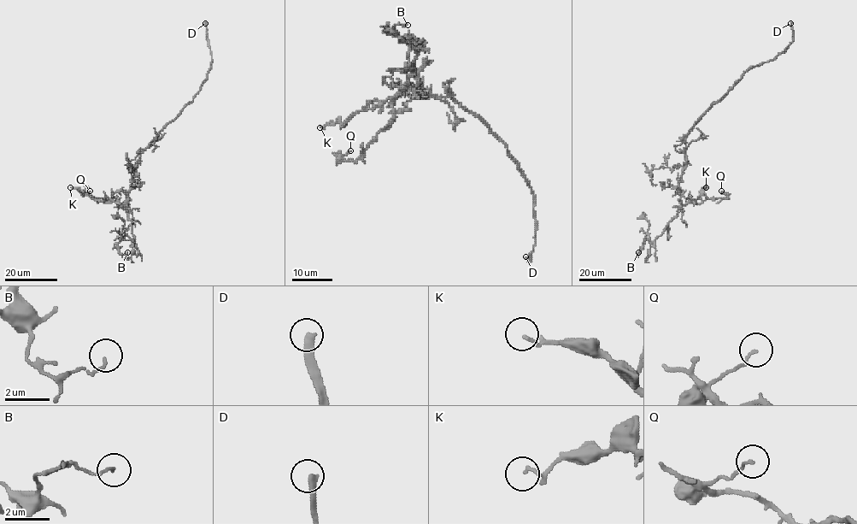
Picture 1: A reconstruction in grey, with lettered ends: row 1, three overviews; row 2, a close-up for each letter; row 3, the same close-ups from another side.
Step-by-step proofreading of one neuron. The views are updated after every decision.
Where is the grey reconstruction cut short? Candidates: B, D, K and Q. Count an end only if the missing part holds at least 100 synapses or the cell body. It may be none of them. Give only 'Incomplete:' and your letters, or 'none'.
Incomplete: D

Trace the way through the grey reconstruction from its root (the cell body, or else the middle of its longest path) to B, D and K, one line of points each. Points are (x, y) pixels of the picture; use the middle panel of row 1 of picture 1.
B: (451, 97), (423, 96), (413, 86), (404, 90), (417, 42), (391, 31), (407, 25)
D: (451, 97), (486, 124), (506, 145), (528, 180), (534, 193), (536, 232), (531, 259), (525, 256)
K: (451, 97), (423, 96), (411, 86), (371, 108), (355, 112), (344, 122), (319, 127)

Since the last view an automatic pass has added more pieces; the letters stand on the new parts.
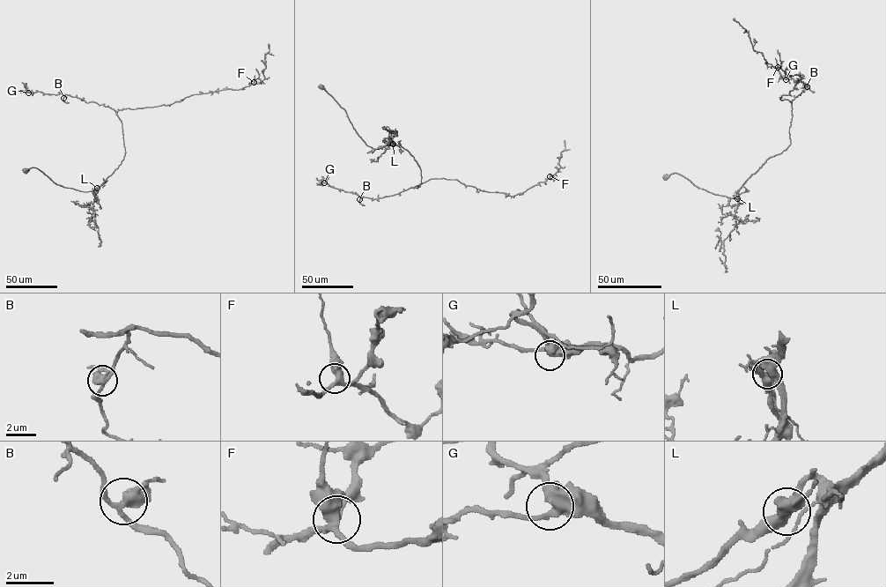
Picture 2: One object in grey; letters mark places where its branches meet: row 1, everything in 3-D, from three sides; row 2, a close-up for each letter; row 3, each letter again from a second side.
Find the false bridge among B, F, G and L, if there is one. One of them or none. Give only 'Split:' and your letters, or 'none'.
Split: none

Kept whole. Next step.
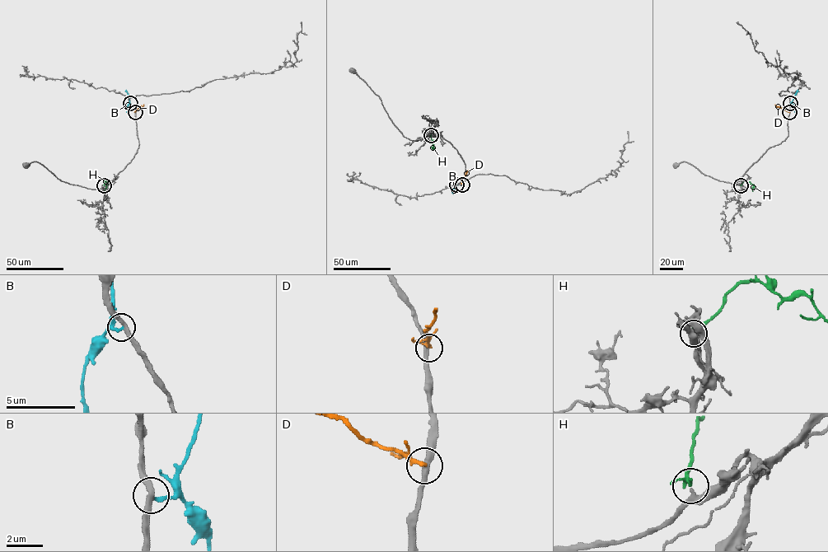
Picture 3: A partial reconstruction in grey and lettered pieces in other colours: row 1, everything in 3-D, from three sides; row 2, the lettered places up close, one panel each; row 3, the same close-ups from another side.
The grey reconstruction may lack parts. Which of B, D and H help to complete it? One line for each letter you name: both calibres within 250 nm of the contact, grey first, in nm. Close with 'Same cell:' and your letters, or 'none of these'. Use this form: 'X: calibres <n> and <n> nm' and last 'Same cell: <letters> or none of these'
H: calibres 280 and 200 nm
Same cell: H

